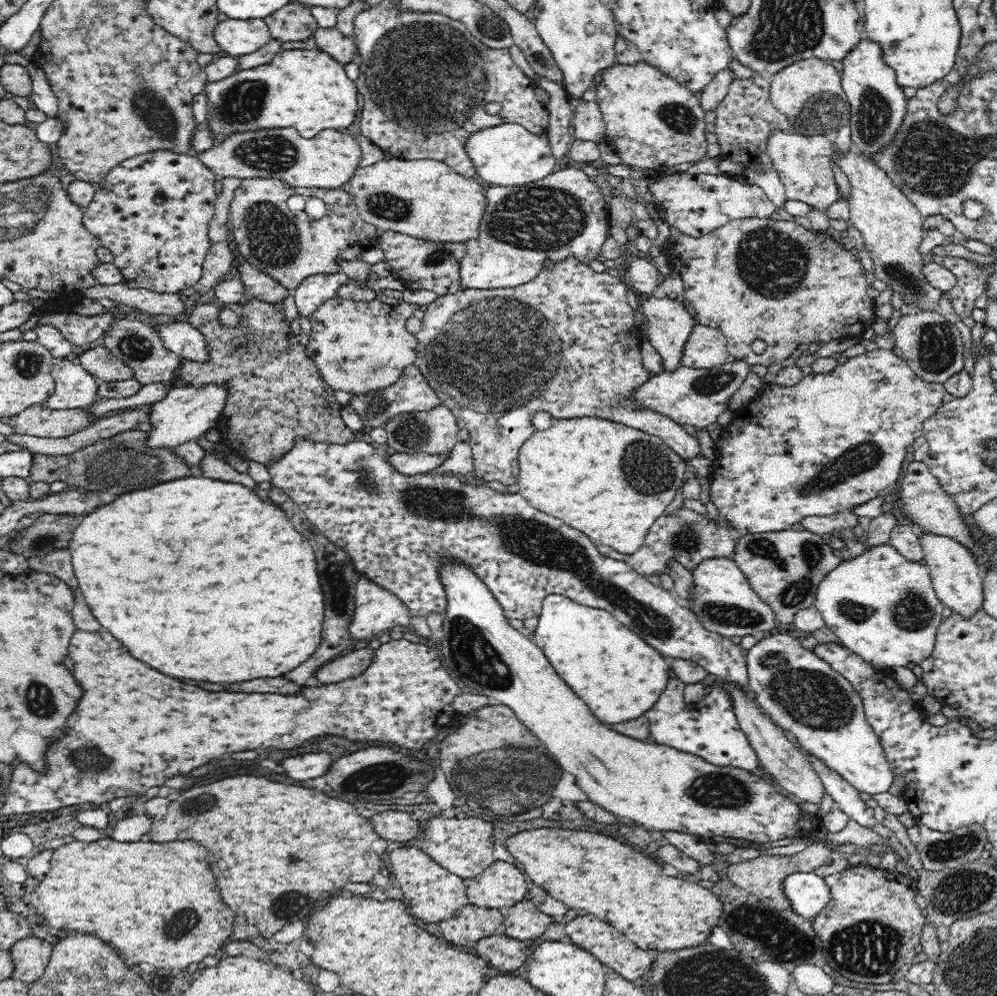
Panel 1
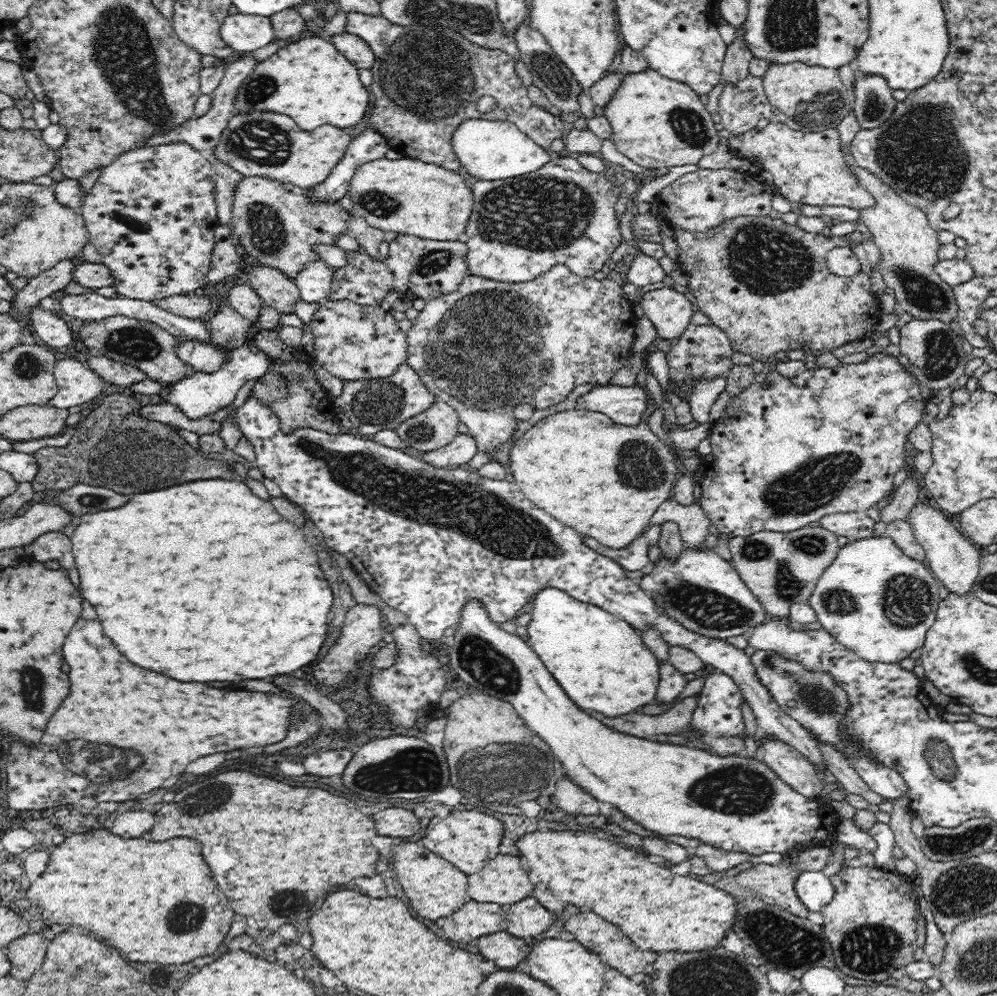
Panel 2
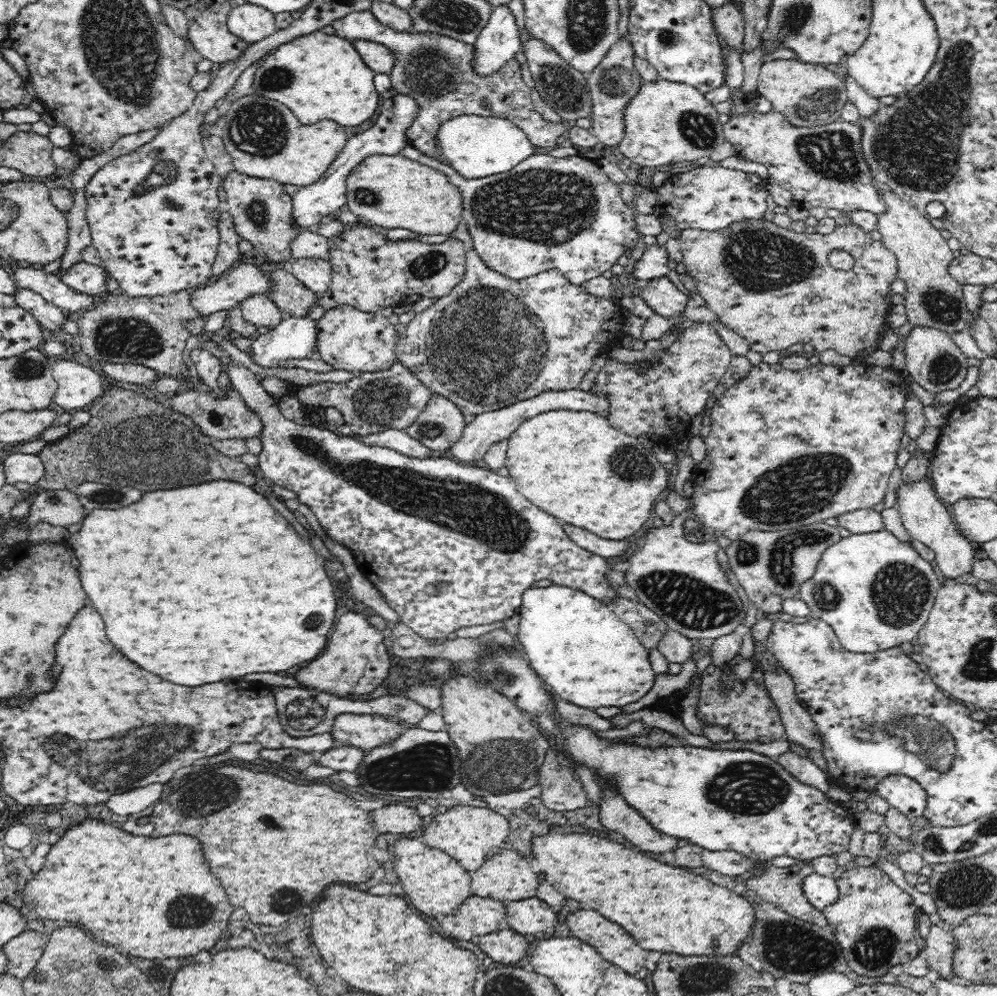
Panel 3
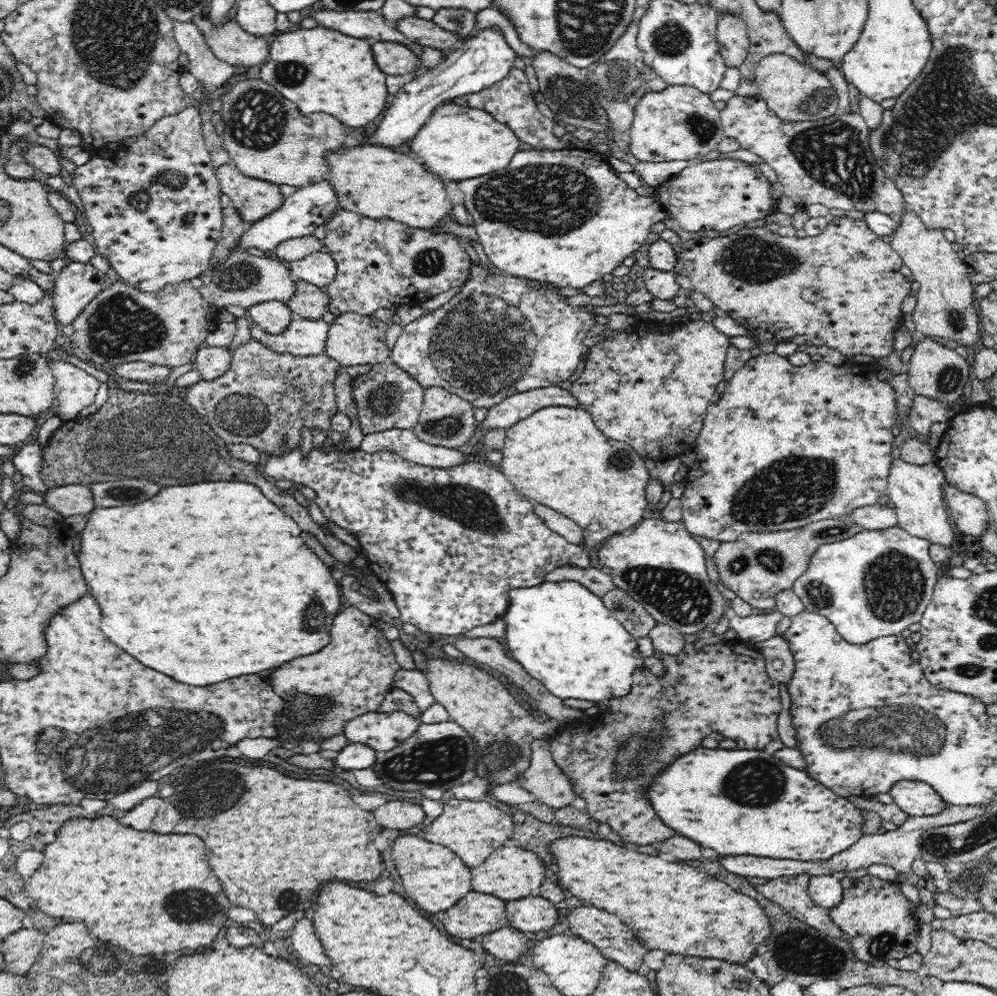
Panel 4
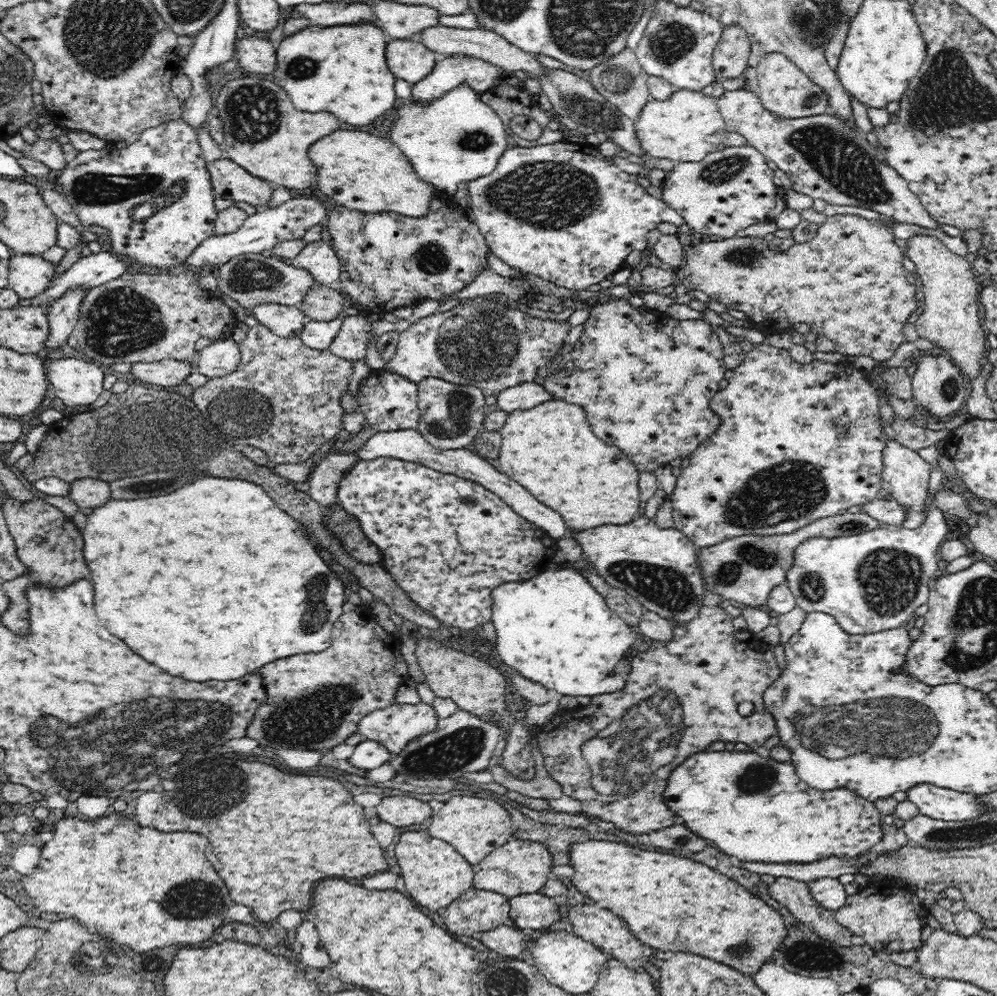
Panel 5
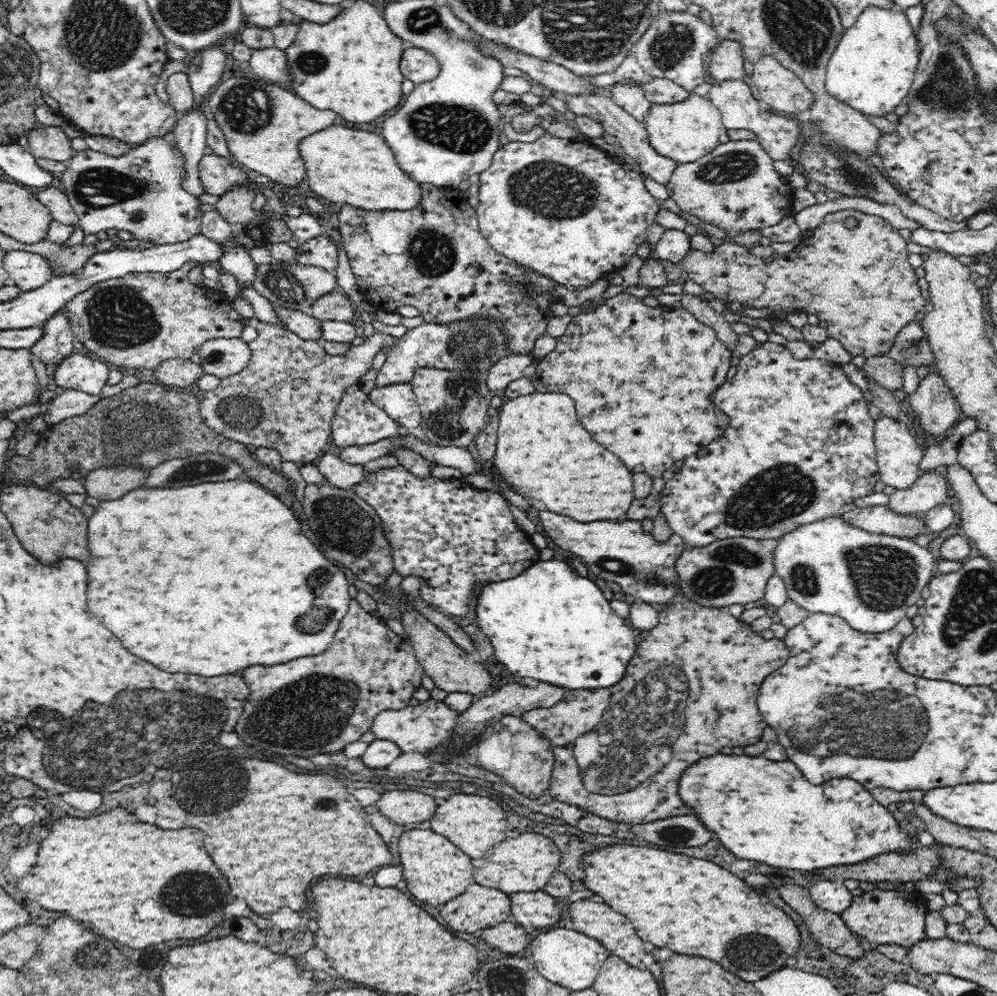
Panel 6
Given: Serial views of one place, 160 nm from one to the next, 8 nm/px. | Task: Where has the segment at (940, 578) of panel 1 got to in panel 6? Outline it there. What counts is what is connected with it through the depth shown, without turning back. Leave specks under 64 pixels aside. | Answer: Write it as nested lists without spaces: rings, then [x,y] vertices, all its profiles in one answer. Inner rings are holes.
[[[886,416],[876,422],[874,438],[880,481],[884,482],[885,486],[891,486],[896,490],[910,490],[918,477],[922,475],[919,464],[924,449],[916,444],[916,439],[913,434],[910,434],[905,424],[895,422]]]

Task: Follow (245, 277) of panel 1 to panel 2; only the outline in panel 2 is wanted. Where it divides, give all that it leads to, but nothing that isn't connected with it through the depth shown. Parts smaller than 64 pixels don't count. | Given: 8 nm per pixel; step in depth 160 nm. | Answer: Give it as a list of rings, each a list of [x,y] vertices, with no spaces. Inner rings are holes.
[[[263,265],[252,268],[247,277],[248,286],[258,293],[264,304],[283,314],[294,312],[296,302],[300,300],[300,291],[292,277]]]

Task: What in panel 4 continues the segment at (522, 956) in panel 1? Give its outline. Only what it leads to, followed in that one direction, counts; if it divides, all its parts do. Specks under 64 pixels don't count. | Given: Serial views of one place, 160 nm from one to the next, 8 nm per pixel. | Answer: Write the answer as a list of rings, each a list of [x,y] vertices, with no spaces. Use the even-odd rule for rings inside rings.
[[[512,926],[485,934],[480,938],[480,942],[488,950],[486,954],[492,954],[500,960],[518,960],[520,956],[528,953],[531,945],[524,933]]]

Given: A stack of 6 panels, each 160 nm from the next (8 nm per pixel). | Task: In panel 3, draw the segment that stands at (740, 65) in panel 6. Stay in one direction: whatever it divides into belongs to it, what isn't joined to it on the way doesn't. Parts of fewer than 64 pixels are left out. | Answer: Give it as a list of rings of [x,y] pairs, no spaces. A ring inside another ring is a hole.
[[[727,1],[719,8],[714,9],[714,23],[716,23],[718,32],[726,40],[731,48],[738,48],[741,52],[741,44],[744,42],[744,18],[741,9],[733,1]]]

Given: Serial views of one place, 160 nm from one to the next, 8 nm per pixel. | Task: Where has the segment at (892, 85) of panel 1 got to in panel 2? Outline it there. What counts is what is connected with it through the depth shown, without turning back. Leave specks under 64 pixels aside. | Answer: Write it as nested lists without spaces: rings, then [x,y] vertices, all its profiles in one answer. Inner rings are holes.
[[[857,56],[851,61],[851,65],[854,66],[854,84],[852,84],[852,95],[854,95],[854,106],[853,112],[858,125],[860,125],[860,131],[866,129],[875,129],[882,126],[894,112],[898,101],[894,99],[892,95],[892,90],[888,86],[888,81],[879,74],[864,74],[857,70],[857,65],[855,65],[855,60]]]

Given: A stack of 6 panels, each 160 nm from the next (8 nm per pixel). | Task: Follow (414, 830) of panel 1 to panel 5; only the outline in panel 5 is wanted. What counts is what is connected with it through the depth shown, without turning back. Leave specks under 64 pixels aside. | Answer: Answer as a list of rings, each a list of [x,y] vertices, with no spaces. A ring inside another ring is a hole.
[[[402,794],[402,796],[384,798],[378,804],[378,816],[384,822],[401,827],[421,824],[428,816],[433,815],[427,800],[418,800]]]

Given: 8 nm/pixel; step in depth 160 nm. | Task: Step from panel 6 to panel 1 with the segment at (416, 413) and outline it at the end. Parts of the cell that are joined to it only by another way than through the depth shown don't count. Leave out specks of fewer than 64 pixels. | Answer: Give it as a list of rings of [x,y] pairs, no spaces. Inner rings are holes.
[[[411,365],[403,371],[402,377],[396,384],[388,386],[386,390],[379,393],[372,393],[368,396],[353,396],[350,405],[364,421],[365,428],[374,429],[384,427],[387,421],[397,416],[397,414],[429,411],[441,404],[441,400],[429,386],[426,377],[422,375],[422,372],[415,365]]]

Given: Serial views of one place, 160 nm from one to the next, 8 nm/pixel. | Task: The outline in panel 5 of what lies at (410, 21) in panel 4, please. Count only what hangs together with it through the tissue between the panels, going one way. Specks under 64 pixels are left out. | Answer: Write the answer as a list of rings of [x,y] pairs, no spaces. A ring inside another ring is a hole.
[[[432,26],[420,30],[415,37],[418,42],[422,43],[431,51],[439,52],[445,56],[452,54],[466,54],[491,62],[494,66],[499,66],[506,70],[522,70],[531,74],[532,77],[540,77],[544,74],[544,68],[532,53],[520,50],[520,47],[510,44],[502,35],[497,32],[486,29],[464,29],[448,28],[448,26]]]

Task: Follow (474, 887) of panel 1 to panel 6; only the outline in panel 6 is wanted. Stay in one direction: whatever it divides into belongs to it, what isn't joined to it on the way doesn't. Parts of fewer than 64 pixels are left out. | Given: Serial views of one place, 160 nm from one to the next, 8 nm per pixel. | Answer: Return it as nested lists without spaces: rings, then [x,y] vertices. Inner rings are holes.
[[[530,832],[517,836],[510,834],[507,840],[492,846],[492,850],[484,854],[484,858],[472,862],[474,883],[501,890],[509,895],[526,891],[542,891],[558,869],[560,858],[561,853],[556,848],[556,844],[542,834],[530,834]]]

